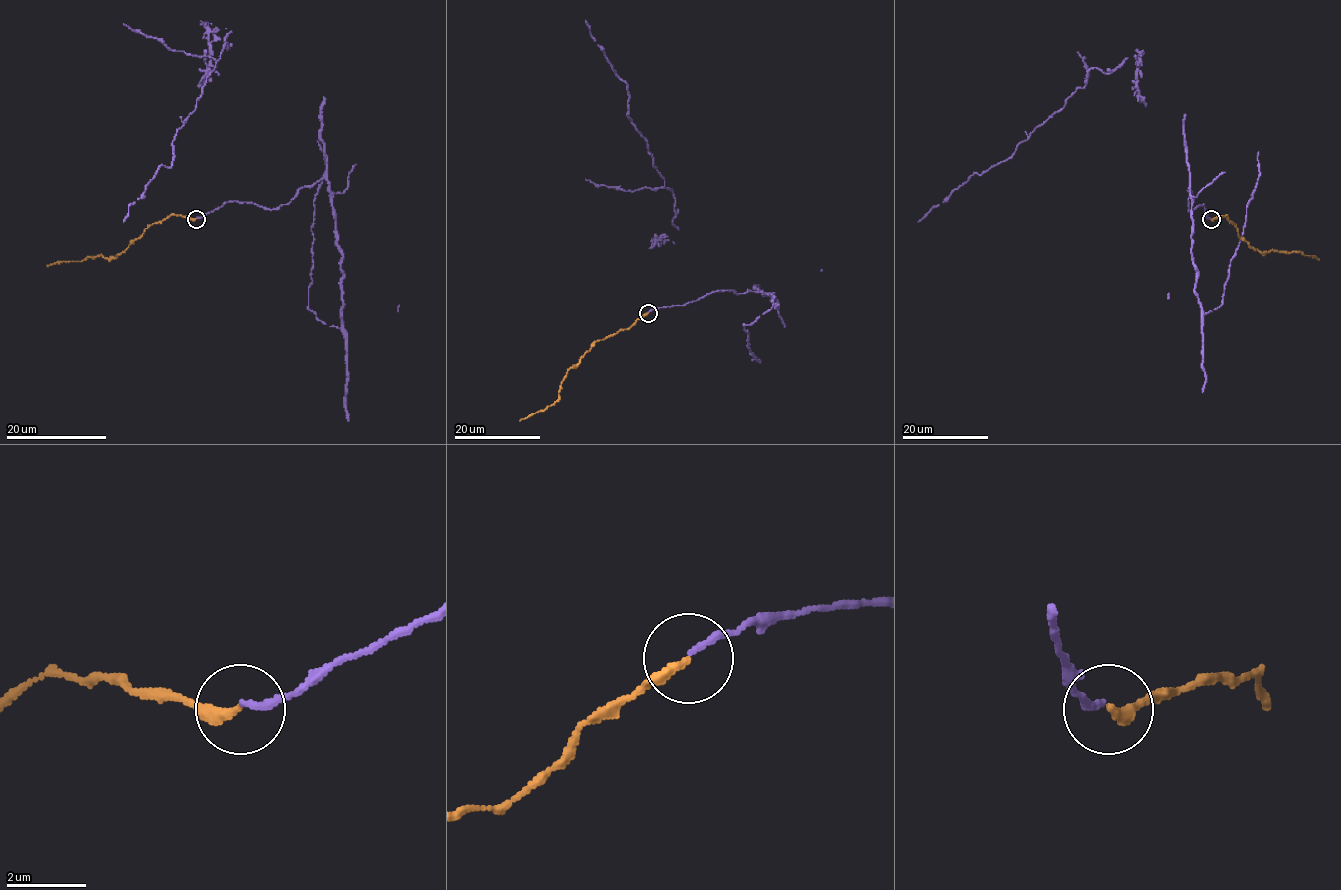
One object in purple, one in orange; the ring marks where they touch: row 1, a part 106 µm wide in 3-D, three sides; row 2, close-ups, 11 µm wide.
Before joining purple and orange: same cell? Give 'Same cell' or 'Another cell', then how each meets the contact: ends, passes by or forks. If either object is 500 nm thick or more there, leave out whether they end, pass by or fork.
Same cell. At the ring purple ends. At the ring orange ends

